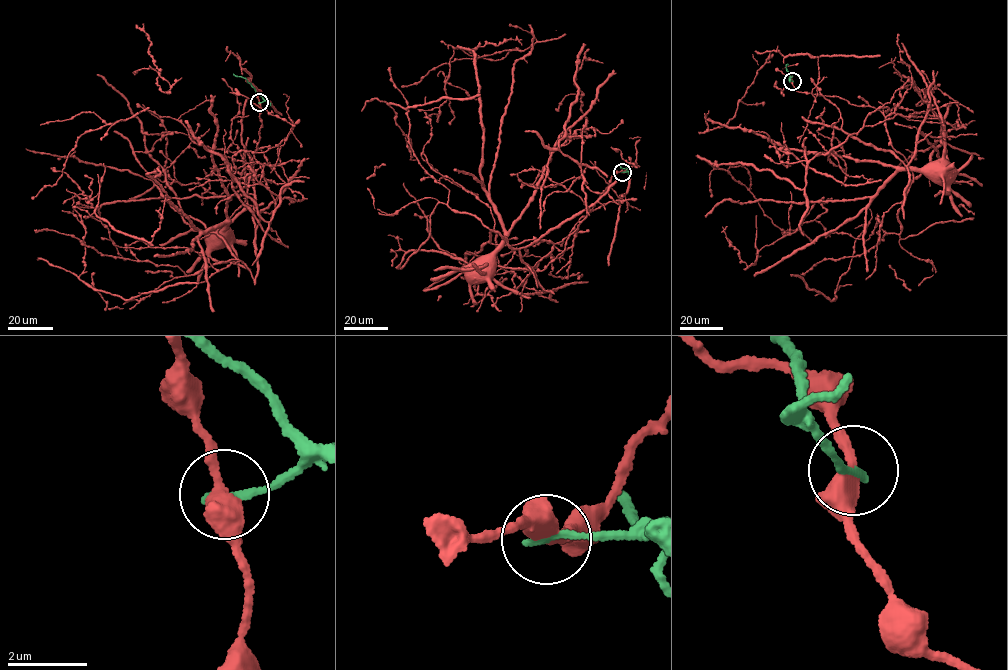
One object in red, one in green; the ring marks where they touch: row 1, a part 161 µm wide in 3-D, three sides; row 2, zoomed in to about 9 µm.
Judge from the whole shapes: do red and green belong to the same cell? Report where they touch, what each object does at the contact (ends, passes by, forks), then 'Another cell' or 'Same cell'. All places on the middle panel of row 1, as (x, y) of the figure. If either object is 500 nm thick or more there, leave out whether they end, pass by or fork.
Place: (622, 172). At the ring red passes by. At the ring green ends. Another cell

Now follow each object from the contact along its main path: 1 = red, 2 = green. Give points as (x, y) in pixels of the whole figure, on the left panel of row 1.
1: (259, 102), (262, 123), (251, 165), (247, 195), (220, 229), (224, 231), (216, 230)
2: (259, 102), (263, 99), (251, 84), (233, 73)

